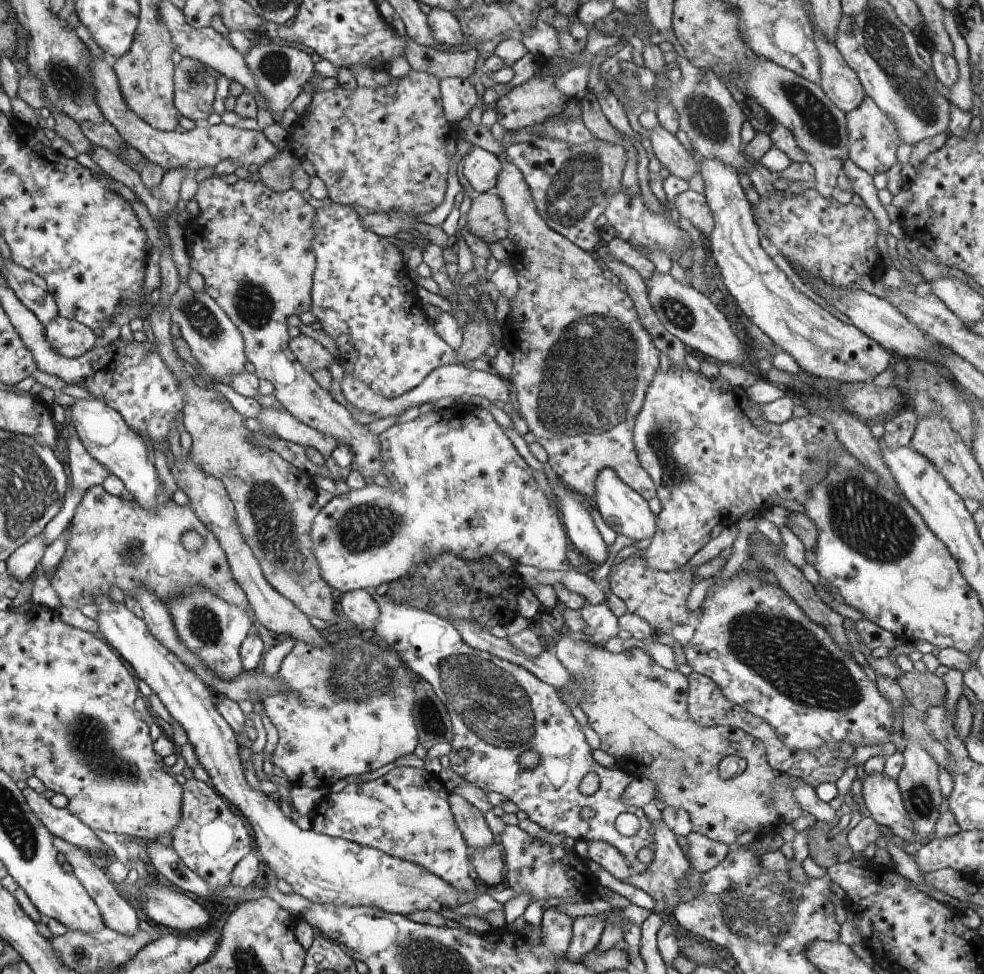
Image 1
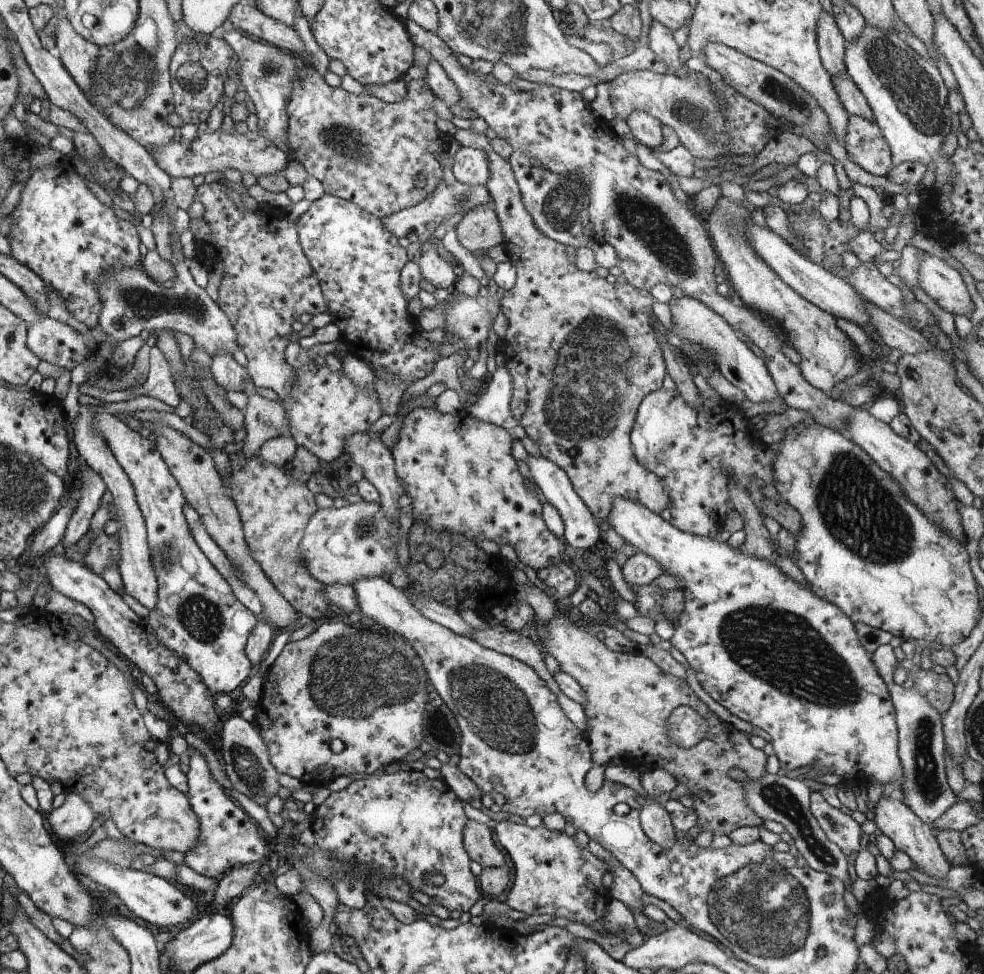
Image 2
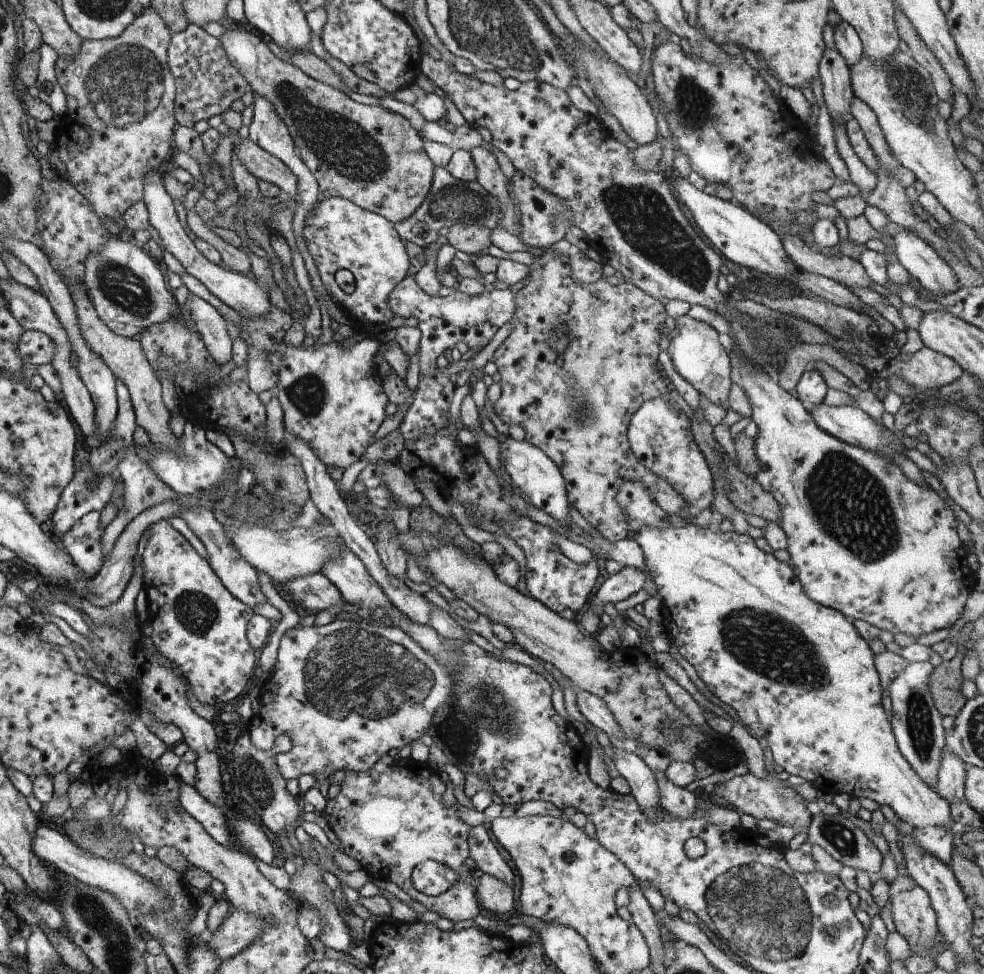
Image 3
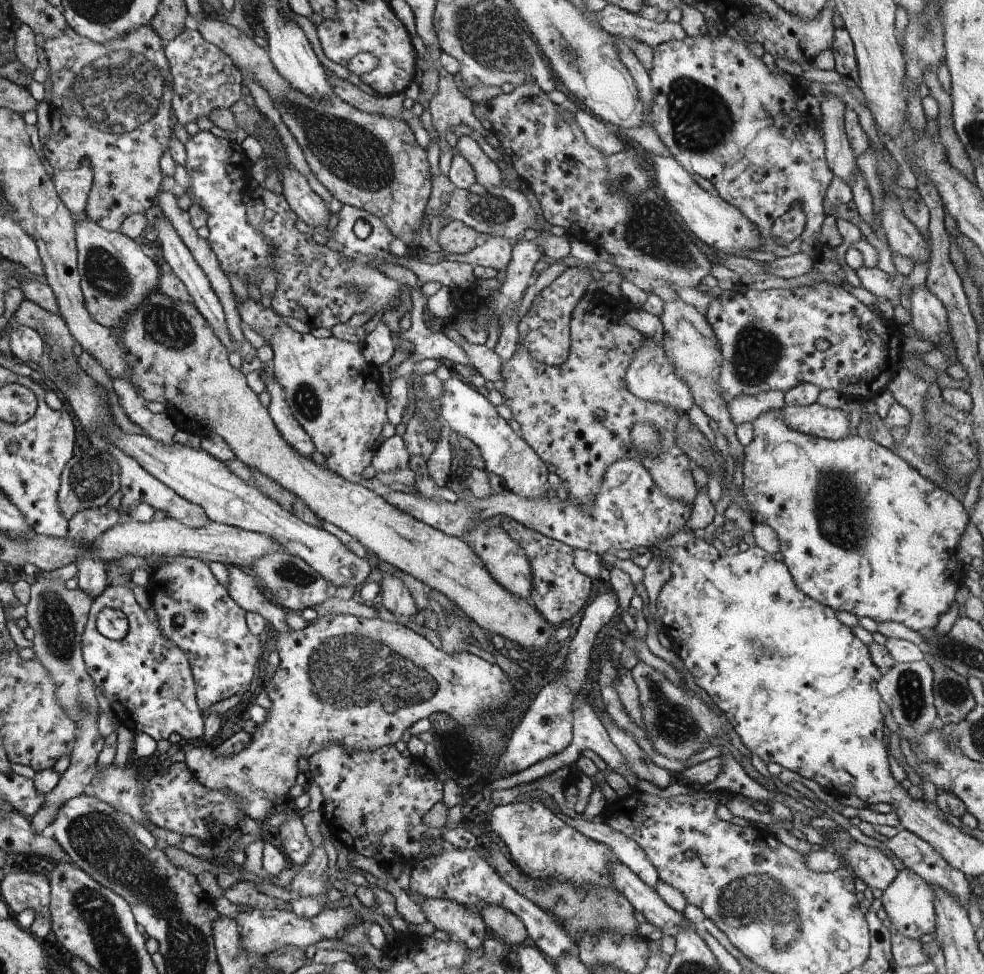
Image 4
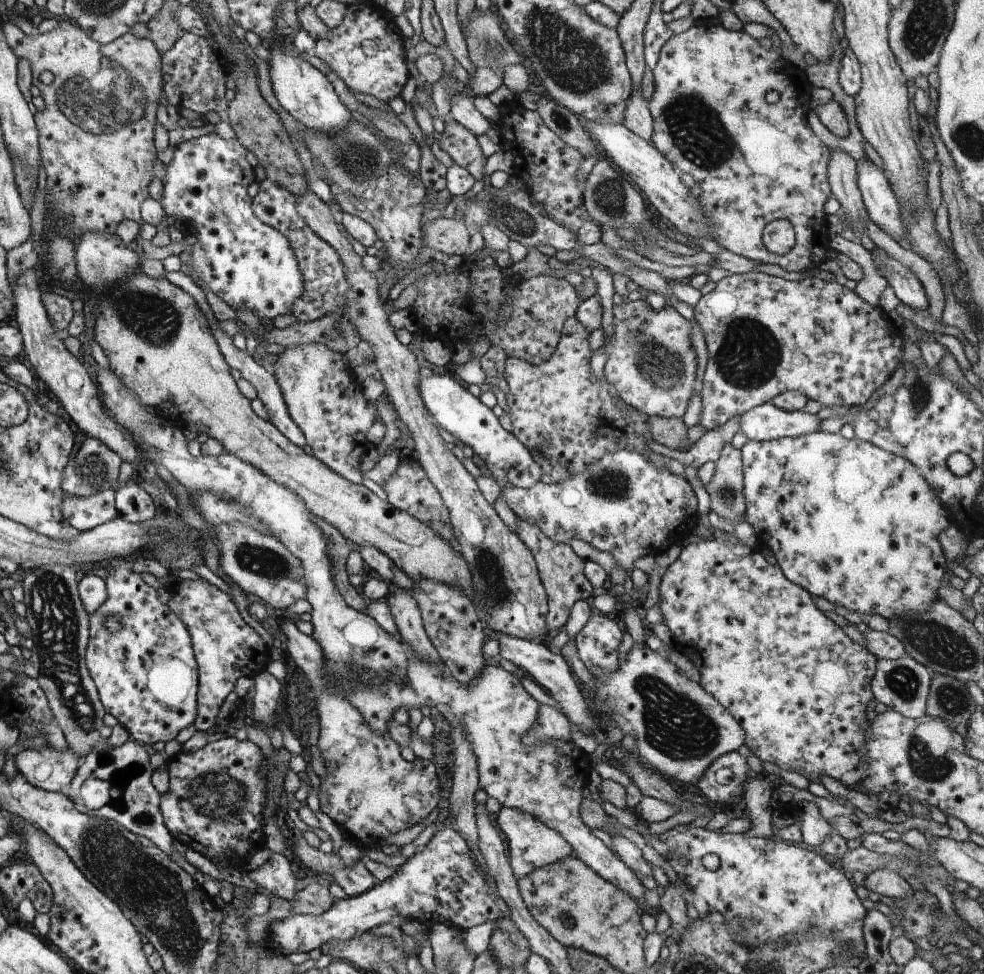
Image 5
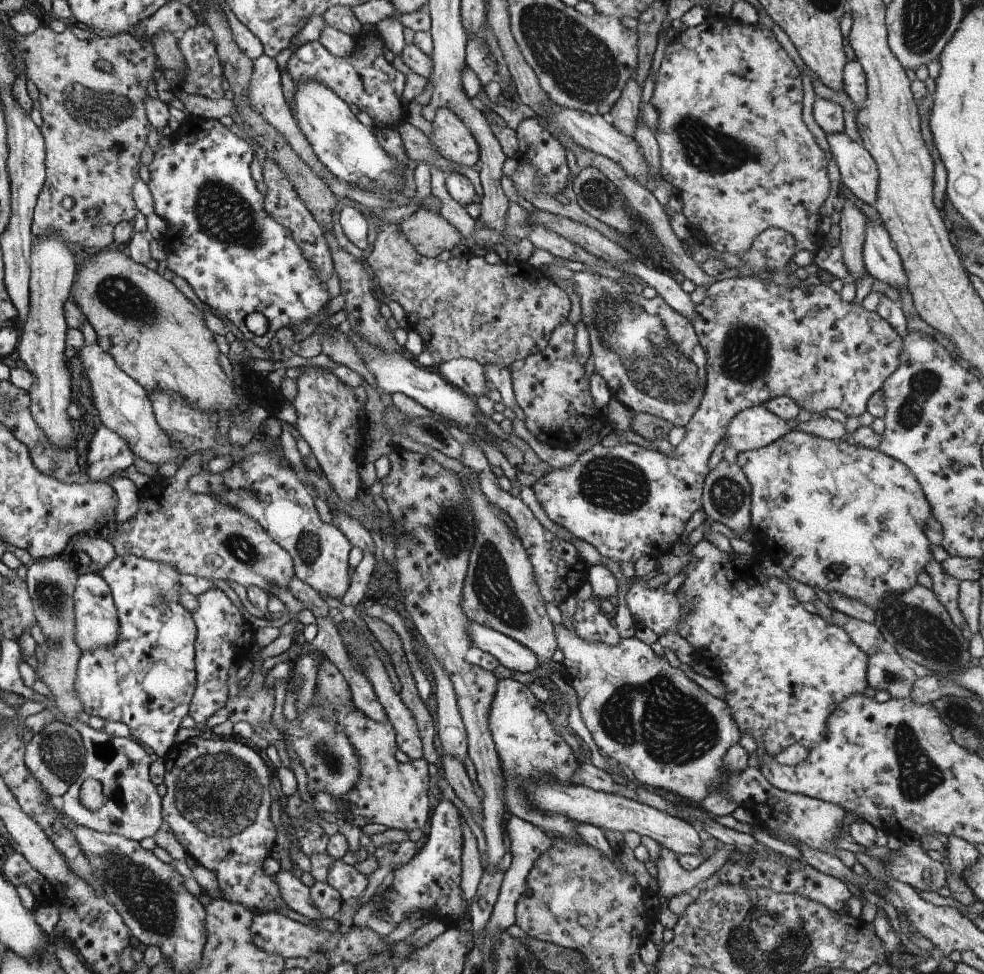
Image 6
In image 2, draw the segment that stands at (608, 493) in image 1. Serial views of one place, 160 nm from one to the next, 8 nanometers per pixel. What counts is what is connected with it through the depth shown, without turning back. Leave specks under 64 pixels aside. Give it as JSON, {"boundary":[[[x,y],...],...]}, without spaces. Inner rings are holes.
{"boundary":[[[614,497],[611,504],[609,515],[607,516],[607,527],[612,527],[616,534],[626,541],[626,544],[632,548],[638,548],[642,554],[654,557],[659,565],[664,569],[665,574],[678,576],[680,584],[676,589],[684,590],[685,607],[679,616],[678,628],[675,629],[673,635],[667,641],[667,646],[678,649],[689,662],[689,666],[696,672],[696,676],[702,685],[702,688],[710,694],[718,704],[722,704],[732,714],[741,718],[742,721],[748,721],[758,728],[762,728],[764,732],[770,734],[773,750],[778,757],[782,769],[796,770],[796,768],[804,768],[804,766],[815,766],[813,769],[828,768],[828,773],[834,773],[842,776],[849,786],[855,785],[855,776],[865,776],[870,782],[870,778],[874,778],[882,784],[887,782],[896,782],[899,785],[896,795],[903,794],[903,766],[901,765],[898,754],[898,735],[897,724],[895,721],[895,708],[893,702],[886,689],[886,684],[878,674],[876,666],[874,666],[871,656],[862,648],[858,635],[855,631],[855,623],[836,605],[821,599],[814,594],[812,590],[805,588],[799,582],[794,581],[792,577],[783,573],[779,567],[770,564],[762,559],[754,556],[745,555],[739,548],[732,550],[727,542],[721,543],[717,539],[706,539],[698,535],[691,535],[678,530],[670,521],[665,521],[644,506],[640,501],[631,498]]]}

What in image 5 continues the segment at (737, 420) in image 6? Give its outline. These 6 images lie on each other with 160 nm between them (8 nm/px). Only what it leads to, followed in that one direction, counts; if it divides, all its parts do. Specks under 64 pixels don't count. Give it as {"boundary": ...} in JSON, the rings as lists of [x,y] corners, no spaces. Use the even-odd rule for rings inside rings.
{"boundary":[[[768,402],[745,412],[739,428],[749,440],[769,441],[815,433],[821,430],[821,422],[816,414],[787,411]]]}

